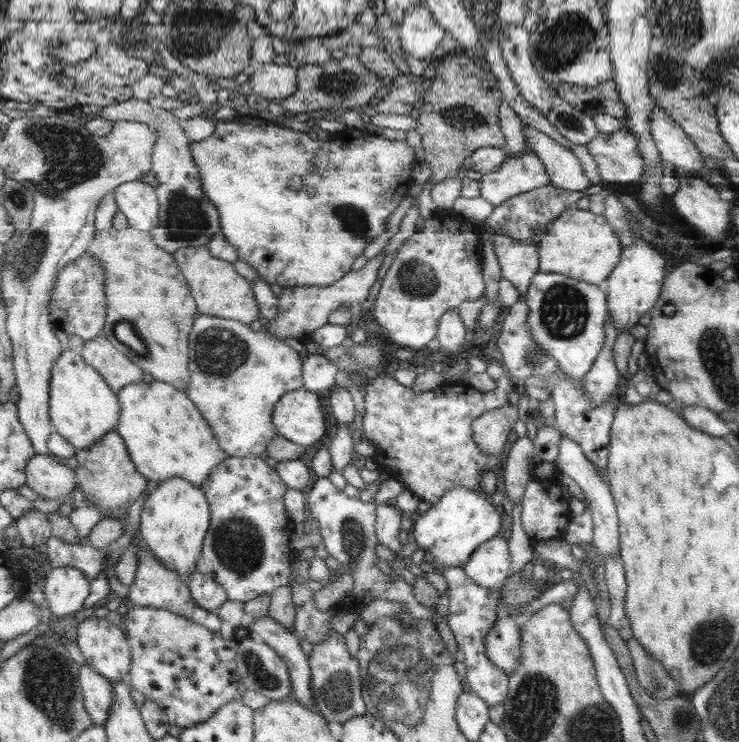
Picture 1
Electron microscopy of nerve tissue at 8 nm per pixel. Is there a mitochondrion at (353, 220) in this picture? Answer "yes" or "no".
yes

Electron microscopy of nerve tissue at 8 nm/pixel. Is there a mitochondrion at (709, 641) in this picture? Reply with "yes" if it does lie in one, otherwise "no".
yes

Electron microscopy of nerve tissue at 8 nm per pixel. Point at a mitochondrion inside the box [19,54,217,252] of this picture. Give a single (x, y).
(187, 220)

